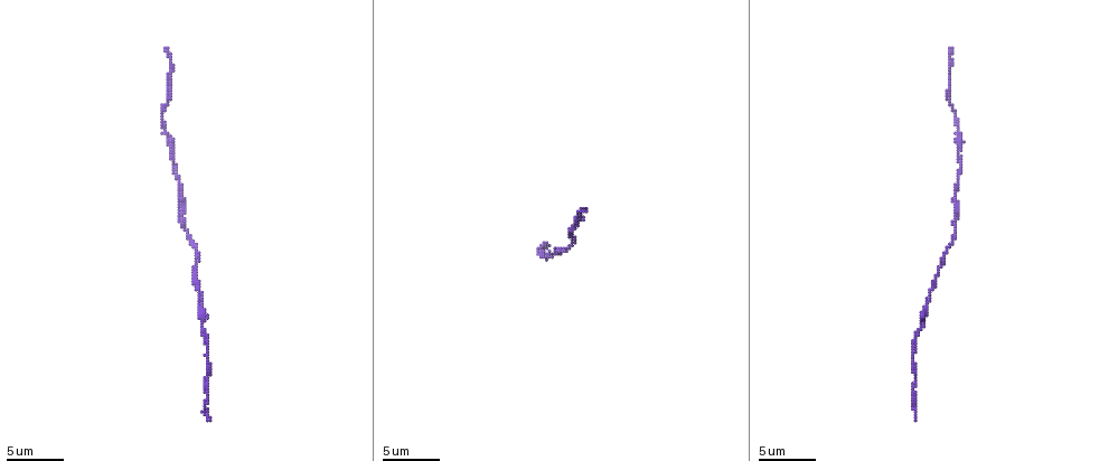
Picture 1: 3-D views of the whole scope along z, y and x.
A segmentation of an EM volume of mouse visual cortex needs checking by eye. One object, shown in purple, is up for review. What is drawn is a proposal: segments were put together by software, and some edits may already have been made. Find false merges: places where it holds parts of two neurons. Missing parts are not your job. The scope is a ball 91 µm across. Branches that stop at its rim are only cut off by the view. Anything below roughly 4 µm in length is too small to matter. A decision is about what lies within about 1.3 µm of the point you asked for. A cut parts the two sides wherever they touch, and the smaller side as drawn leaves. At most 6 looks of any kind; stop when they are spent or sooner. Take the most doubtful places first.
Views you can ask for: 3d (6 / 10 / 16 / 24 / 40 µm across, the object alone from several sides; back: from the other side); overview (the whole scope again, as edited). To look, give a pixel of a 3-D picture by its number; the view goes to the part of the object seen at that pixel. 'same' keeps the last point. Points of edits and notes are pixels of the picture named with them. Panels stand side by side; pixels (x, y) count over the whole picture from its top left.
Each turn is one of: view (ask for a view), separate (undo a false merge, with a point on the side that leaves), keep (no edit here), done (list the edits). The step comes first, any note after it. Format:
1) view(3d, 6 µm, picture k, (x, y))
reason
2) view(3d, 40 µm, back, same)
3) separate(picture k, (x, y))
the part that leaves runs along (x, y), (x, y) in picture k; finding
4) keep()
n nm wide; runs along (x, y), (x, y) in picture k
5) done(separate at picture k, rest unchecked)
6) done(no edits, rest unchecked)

view(3d, 10 µm, picture 1, (955, 198))
sudden change in width

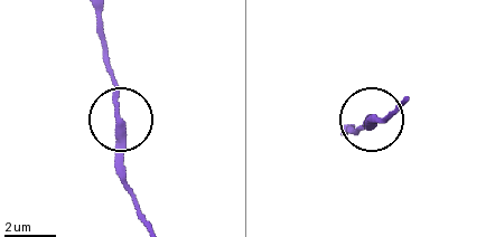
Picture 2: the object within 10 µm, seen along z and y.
view(3d, 10 µm, back, picture 2, (117, 116))

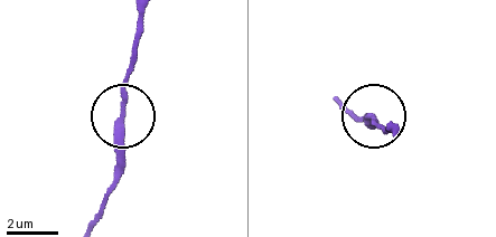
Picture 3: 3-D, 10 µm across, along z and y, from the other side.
keep()
220 nm wide; runs along (106, 207), (131, 45) in picture 3; one neuron here

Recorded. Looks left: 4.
view(3d, 6 µm, picture 1, (959, 125))

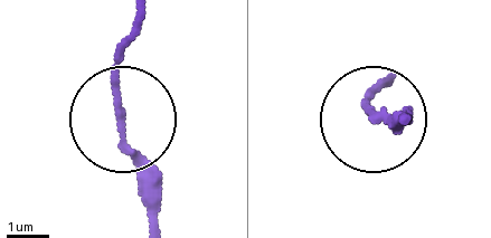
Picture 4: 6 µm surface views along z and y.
view(3d, 6 µm, back, picture 4, (123, 122))

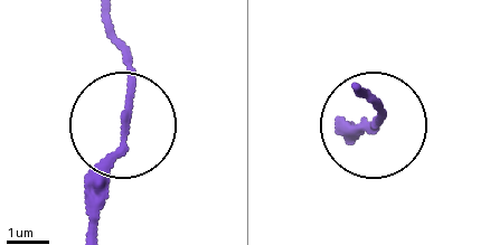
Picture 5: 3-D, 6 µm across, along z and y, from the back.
keep()
all the same neuron

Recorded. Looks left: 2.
view(3d, 16 µm, picture 1, (579, 218))

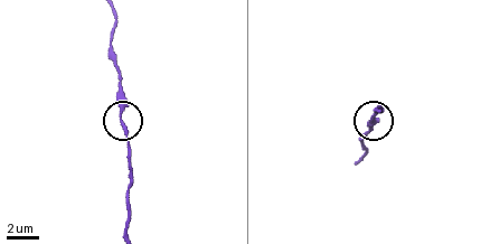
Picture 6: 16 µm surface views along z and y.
keep()
all the same neuron

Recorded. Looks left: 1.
done(no edits, rest unchecked)

